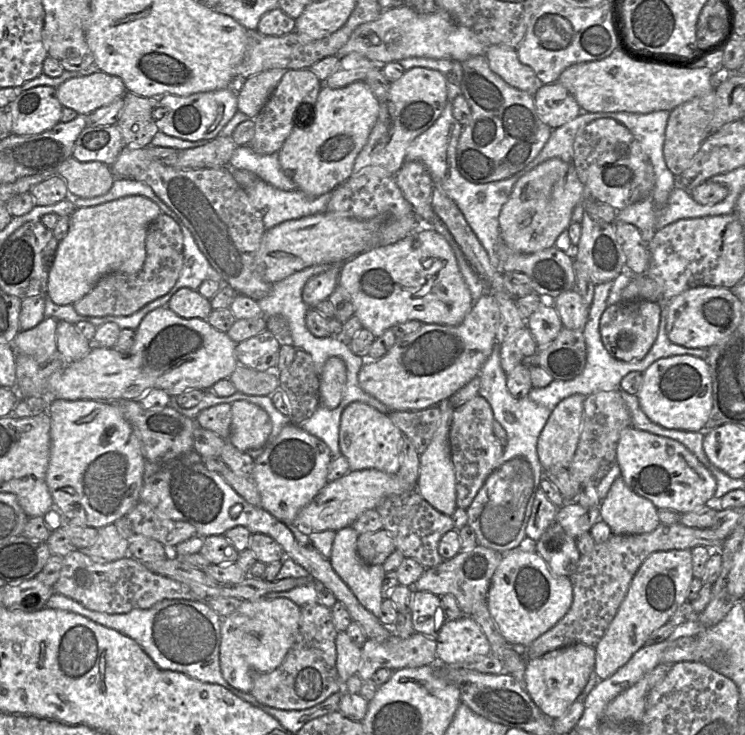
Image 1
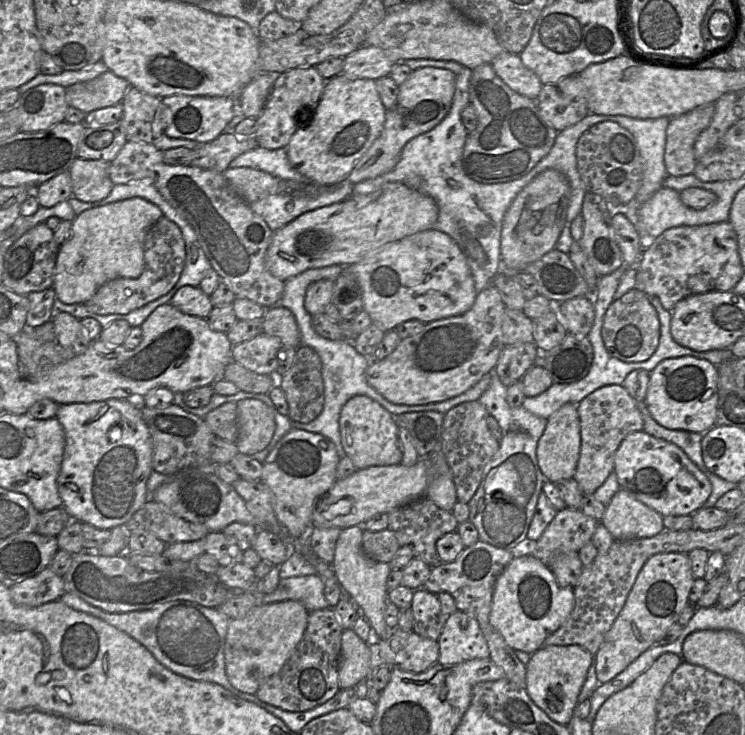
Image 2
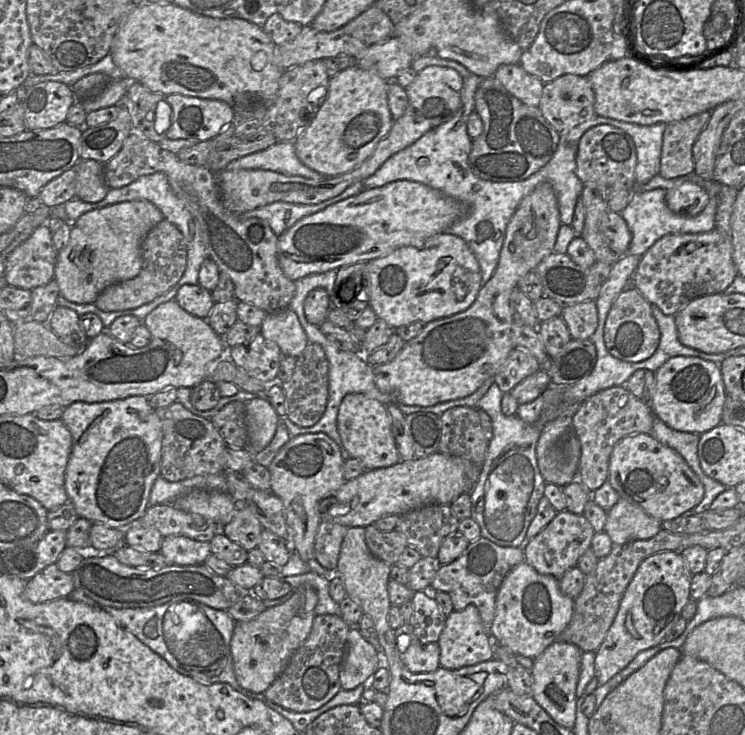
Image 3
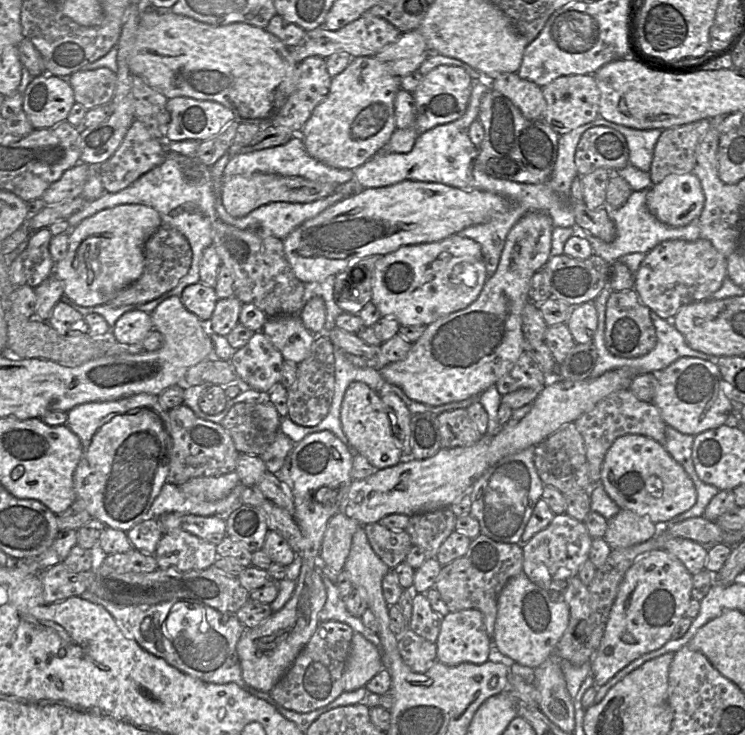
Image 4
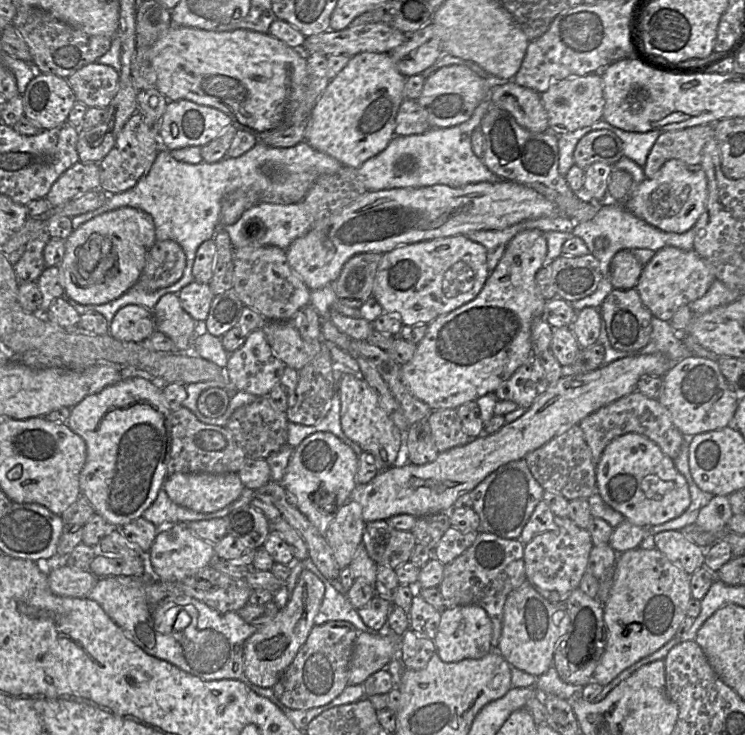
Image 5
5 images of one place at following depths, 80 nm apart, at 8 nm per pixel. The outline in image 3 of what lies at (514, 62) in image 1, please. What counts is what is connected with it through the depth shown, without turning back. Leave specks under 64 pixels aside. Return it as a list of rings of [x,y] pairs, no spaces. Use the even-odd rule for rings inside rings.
[[[520,64],[500,66],[494,78],[525,105],[539,108],[544,83],[526,72]]]

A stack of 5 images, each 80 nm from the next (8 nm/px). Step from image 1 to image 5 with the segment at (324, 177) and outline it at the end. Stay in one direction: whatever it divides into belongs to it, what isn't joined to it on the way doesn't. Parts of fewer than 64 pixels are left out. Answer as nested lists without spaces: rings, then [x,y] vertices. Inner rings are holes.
[[[361,52],[351,56],[344,68],[330,79],[305,124],[305,141],[343,166],[360,167],[366,160],[383,151],[395,135],[396,116],[405,98],[406,77],[393,64],[388,53]]]

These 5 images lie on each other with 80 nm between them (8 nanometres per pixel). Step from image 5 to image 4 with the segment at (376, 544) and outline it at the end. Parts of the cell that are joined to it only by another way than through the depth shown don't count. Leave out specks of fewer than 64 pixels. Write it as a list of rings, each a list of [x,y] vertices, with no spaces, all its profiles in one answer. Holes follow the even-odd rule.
[[[379,522],[363,527],[372,550],[390,569],[405,561],[413,546],[407,532],[390,530]]]

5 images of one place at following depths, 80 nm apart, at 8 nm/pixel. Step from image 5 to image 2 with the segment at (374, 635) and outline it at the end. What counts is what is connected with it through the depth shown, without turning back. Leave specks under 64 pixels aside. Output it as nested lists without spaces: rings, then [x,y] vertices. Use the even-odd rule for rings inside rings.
[[[352,629],[344,630],[342,634],[341,656],[338,669],[340,689],[354,688],[360,681],[365,681],[371,673],[370,659],[371,651],[369,645]]]

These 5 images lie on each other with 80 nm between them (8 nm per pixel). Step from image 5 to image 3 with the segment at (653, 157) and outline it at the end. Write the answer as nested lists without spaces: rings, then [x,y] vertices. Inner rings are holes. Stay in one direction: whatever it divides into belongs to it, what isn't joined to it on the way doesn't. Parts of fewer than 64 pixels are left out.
[[[712,111],[667,124],[663,133],[659,175],[665,179],[694,173],[692,148],[710,120]]]

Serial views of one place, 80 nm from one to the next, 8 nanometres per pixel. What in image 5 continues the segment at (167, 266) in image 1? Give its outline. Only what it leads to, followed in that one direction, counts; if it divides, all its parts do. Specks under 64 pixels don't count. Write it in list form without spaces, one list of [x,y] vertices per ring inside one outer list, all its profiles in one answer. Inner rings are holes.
[[[156,240],[135,286],[146,292],[169,287],[181,279],[185,267],[186,254],[180,244],[173,240]]]

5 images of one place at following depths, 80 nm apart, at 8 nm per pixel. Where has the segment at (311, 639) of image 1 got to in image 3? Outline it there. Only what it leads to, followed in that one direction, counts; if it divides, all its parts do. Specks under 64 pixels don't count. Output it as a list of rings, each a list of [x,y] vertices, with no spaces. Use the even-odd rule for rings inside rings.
[[[315,616],[307,639],[294,653],[284,671],[264,692],[267,699],[294,712],[317,710],[329,702],[342,689],[340,669],[346,654],[350,628],[341,616]]]

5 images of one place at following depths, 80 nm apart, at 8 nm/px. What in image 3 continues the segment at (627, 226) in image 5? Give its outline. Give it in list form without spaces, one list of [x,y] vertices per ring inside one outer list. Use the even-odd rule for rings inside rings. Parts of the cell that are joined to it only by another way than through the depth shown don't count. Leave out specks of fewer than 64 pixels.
[[[704,181],[702,188],[708,193],[709,202],[705,209],[694,217],[684,217],[672,212],[666,204],[666,189],[657,188],[648,191],[634,189],[629,203],[620,212],[632,236],[626,253],[641,257],[656,241],[667,234],[698,234],[715,229],[719,185],[723,184],[716,181]]]

